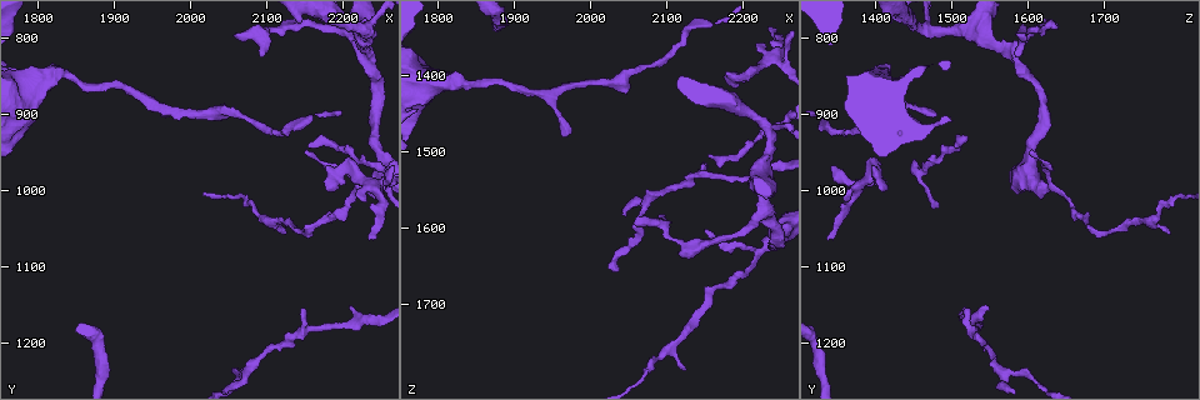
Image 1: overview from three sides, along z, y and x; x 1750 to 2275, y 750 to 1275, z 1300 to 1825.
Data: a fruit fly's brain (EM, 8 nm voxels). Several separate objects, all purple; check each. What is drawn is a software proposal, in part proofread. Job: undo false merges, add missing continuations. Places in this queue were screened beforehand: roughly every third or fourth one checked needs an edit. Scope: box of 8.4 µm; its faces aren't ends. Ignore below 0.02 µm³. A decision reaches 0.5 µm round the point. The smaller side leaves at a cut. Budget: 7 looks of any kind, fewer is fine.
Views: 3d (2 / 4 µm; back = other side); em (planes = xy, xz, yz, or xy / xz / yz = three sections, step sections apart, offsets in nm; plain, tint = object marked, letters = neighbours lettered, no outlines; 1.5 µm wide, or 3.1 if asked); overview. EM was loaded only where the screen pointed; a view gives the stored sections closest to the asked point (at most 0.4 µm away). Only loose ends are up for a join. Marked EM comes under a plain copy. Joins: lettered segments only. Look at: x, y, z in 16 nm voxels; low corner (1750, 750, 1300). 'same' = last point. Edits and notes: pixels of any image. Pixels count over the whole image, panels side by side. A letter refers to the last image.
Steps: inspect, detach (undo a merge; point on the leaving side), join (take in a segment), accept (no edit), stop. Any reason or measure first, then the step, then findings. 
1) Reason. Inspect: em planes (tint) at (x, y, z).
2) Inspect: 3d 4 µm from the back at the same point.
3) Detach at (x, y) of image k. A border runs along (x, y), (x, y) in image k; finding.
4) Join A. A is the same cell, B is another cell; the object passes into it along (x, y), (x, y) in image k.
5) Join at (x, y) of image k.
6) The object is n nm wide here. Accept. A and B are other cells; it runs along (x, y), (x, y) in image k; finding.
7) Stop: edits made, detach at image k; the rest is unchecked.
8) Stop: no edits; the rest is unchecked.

A narrow waist. Inspect: em yz step 8 (tint) at (2105, 790, 1615).

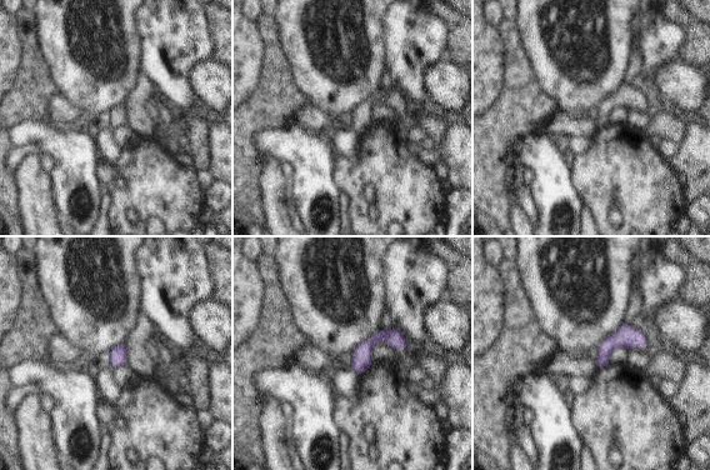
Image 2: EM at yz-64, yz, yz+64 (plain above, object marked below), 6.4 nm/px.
Inspect: em yz step 8 (letters) at the same point.

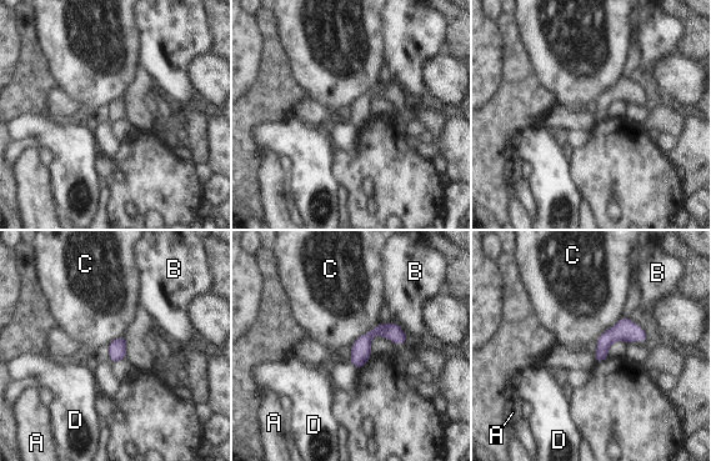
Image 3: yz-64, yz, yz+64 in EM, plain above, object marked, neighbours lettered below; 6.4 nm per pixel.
Accept. A, B, C and D are other cells; a border runs along (379, 322), (350, 345) in image 3; continuous, no second neuron.

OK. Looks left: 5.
Thin end. Inspect: em yz step 4 (letters) at (1975, 900, 1475).

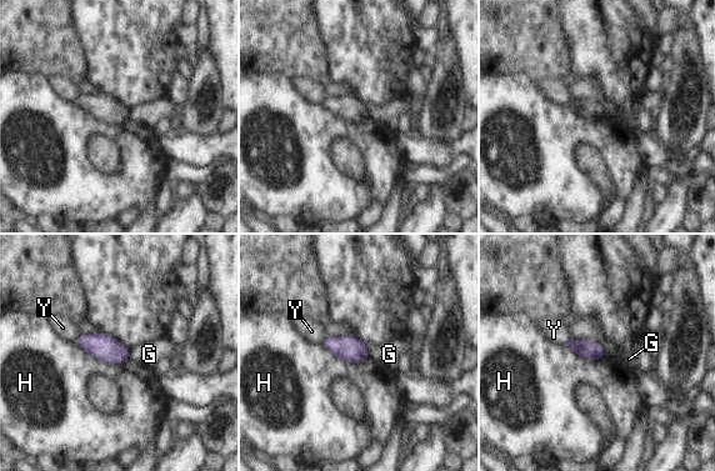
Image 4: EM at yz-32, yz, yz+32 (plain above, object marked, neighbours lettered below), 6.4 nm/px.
The object is 120 nm wide here. Accept. G, H and Y are other cells; none of them fits.

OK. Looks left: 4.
Thin end. Inspect: em xz step 4 (letters) at (2145, 1155, 1515).

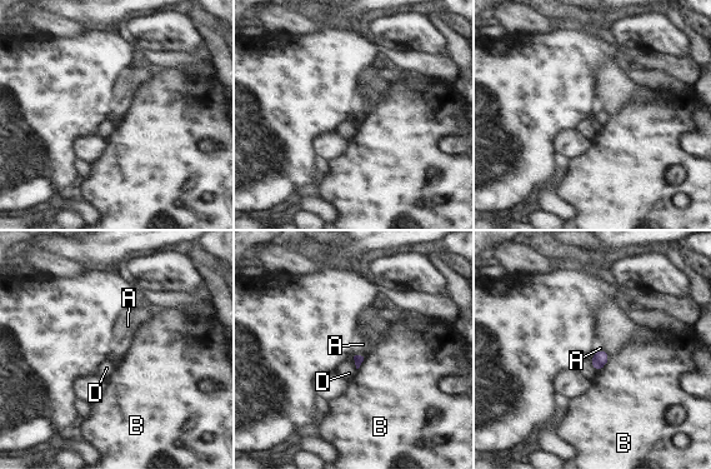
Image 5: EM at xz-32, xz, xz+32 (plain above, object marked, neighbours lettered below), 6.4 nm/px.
Accept. A, B and D are other cells; a border runs along (366, 354), (355, 355) in image 5; none of them fits.

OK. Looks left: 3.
Stop: no edits; the rest is unchecked.

